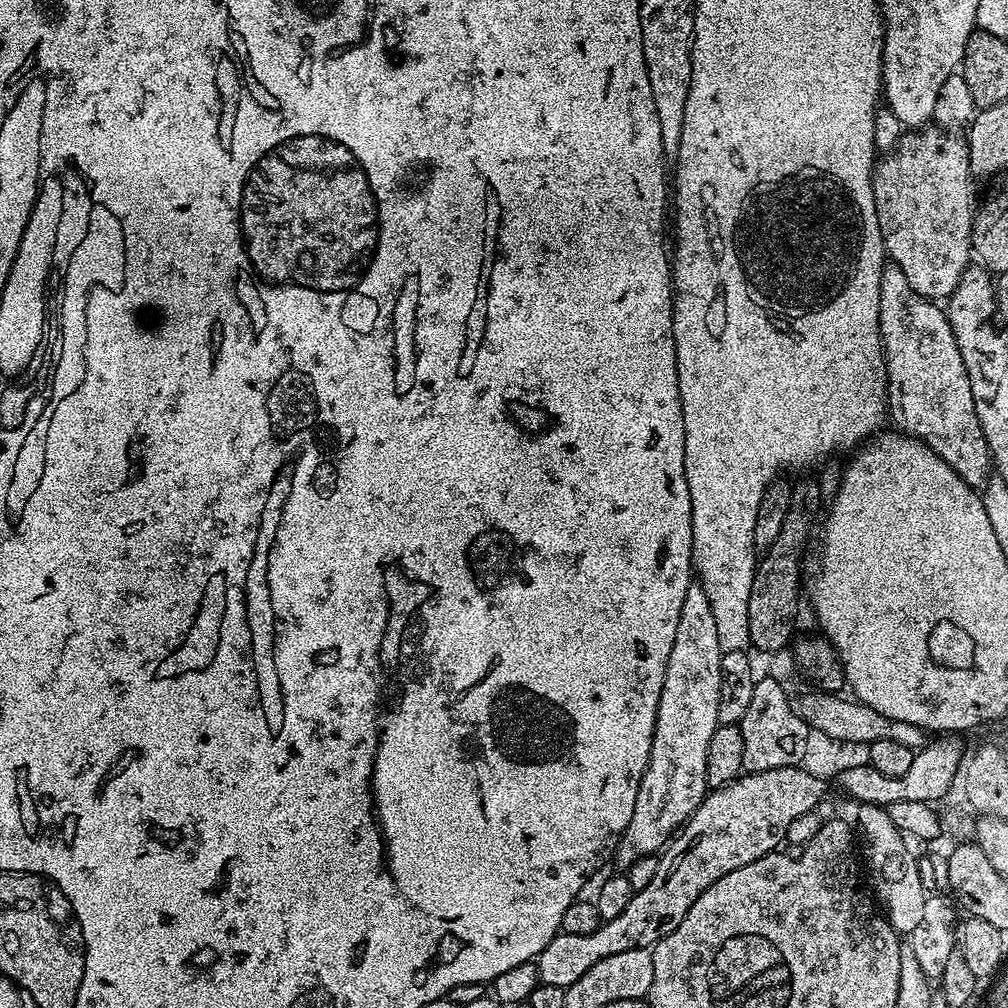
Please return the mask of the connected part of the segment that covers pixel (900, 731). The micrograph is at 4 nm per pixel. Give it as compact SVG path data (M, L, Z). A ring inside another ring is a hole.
M812 692L797 698L794 707L799 716L811 729L822 731L838 741L854 741L871 745L874 741L896 742L913 750L919 750L926 746L928 736L925 729L913 726L908 722L900 722L897 719L886 718L879 714L873 707L837 693Z

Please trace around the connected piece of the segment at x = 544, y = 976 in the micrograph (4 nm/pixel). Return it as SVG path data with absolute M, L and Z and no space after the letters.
M797 766L741 774L724 787L709 791L687 824L663 849L658 870L650 884L645 889L633 891L630 906L626 906L626 910L622 910L618 918L601 922L594 934L566 934L559 931L540 951L534 961L539 983L565 989L578 982L578 978L582 978L582 974L586 974L586 970L590 970L594 962L602 962L602 958L610 958L610 954L622 954L635 948L651 949L652 945L666 938L666 934L670 934L670 930L674 930L678 922L682 922L686 910L690 910L690 906L694 906L694 902L698 902L698 898L706 890L710 890L710 886L714 886L718 878L730 874L730 870L739 870L749 862L758 862L758 858L777 851L786 841L786 830L790 830L790 822L794 822L794 818L801 814L815 812L821 807L819 804L824 796L824 788L825 781Z

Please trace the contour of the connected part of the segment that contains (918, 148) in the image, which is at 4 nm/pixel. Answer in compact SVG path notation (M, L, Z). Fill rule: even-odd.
M925 126L903 134L896 144L896 153L881 155L872 169L884 251L887 259L906 274L918 295L944 302L959 286L974 256L974 177L968 161L968 142L963 135L943 126Z

